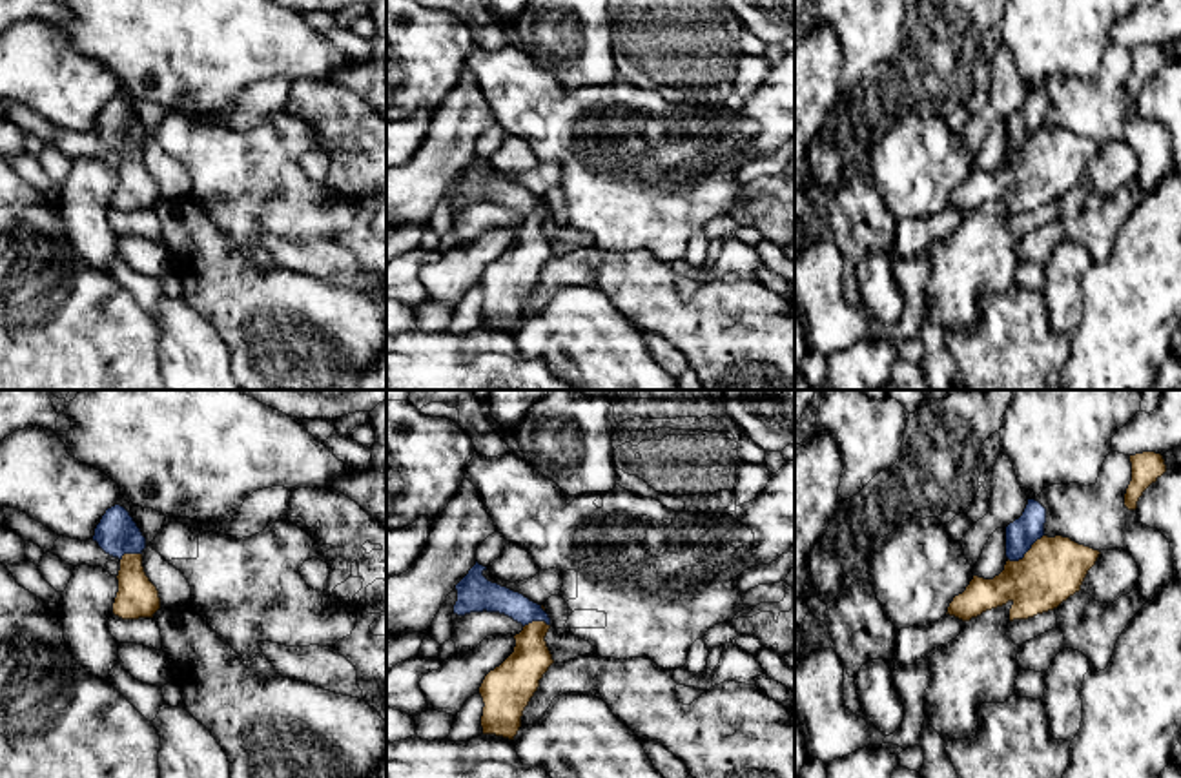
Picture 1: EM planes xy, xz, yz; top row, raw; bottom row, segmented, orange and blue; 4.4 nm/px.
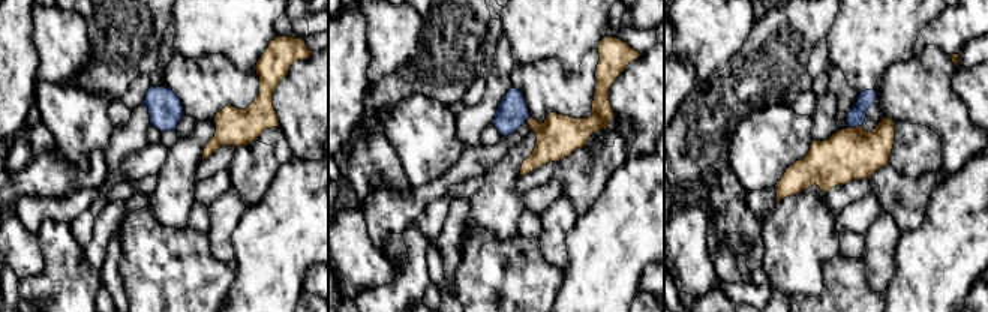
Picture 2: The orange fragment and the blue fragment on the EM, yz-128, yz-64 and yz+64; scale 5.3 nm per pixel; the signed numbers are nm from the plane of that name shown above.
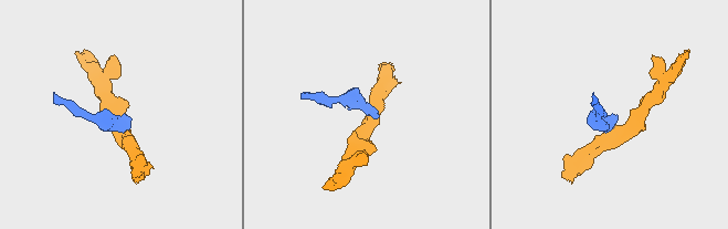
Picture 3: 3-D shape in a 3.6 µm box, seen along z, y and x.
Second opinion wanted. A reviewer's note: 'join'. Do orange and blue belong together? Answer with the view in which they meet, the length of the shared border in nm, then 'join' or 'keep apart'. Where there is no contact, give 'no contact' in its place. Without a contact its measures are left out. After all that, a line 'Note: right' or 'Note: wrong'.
contact in yz; length 200 nm; keep apart
Note: wrong

